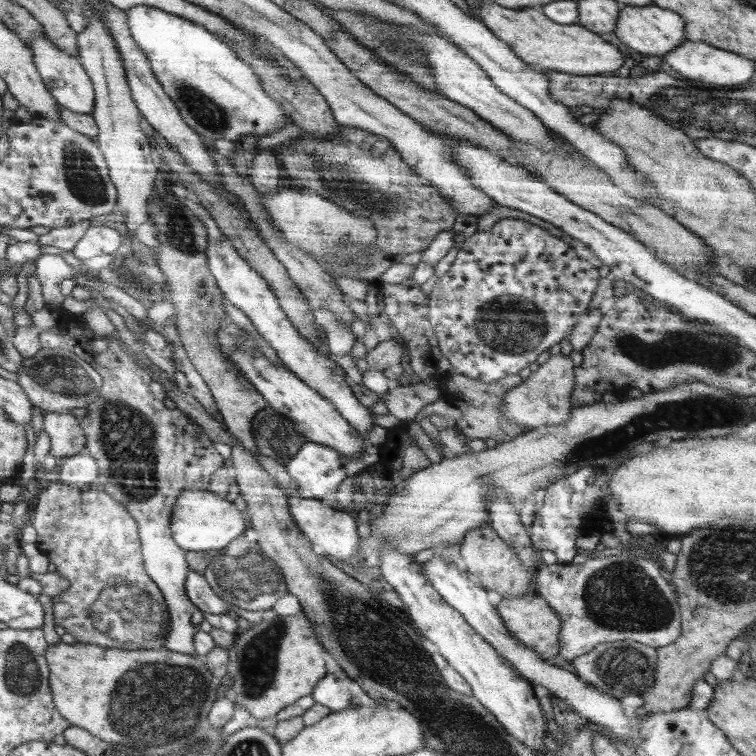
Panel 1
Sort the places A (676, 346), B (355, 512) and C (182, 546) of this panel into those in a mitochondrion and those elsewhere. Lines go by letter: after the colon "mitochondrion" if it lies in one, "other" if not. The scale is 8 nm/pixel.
A: mitochondrion
B: other
C: other

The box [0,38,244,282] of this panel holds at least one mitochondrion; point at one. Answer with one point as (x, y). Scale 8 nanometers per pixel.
(84, 180)

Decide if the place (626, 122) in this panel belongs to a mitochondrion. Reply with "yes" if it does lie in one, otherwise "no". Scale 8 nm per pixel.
no

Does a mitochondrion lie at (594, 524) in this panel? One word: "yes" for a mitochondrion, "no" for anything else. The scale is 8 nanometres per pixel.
no

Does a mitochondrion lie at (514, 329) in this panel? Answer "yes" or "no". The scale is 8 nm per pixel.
yes

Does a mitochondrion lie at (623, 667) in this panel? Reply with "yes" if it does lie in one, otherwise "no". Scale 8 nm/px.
yes

